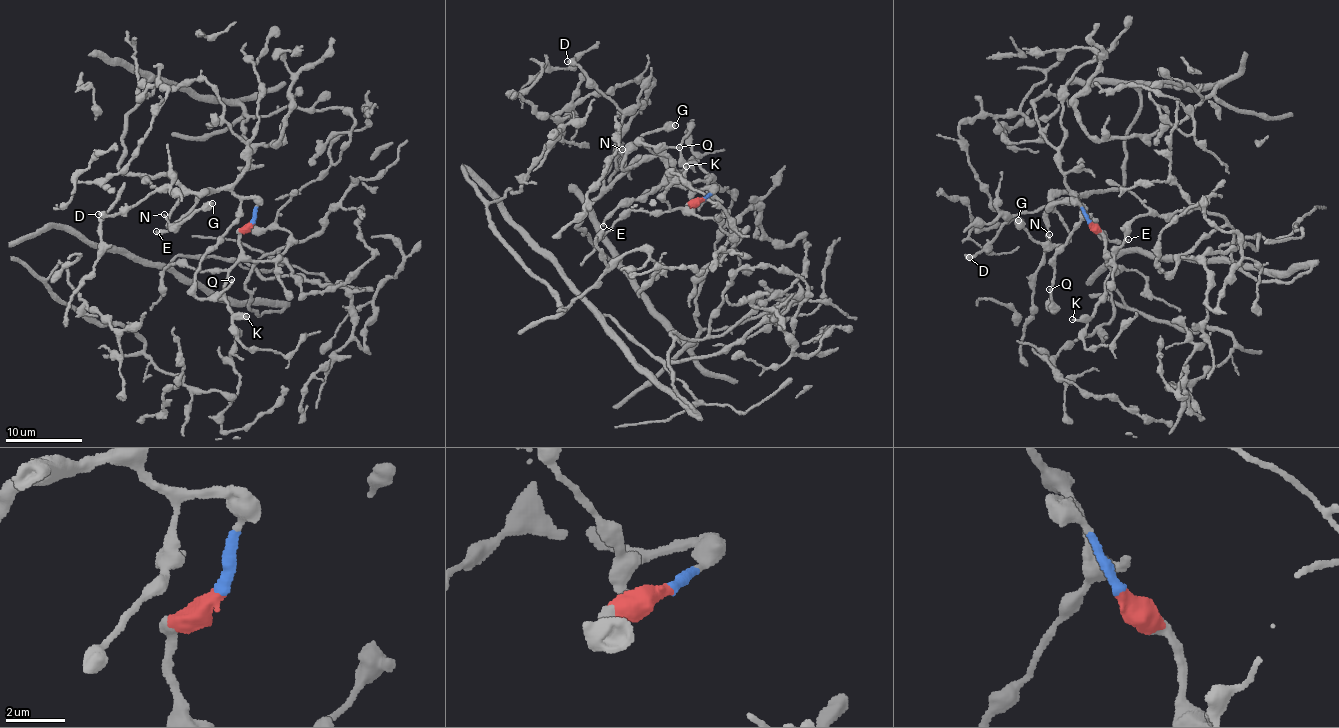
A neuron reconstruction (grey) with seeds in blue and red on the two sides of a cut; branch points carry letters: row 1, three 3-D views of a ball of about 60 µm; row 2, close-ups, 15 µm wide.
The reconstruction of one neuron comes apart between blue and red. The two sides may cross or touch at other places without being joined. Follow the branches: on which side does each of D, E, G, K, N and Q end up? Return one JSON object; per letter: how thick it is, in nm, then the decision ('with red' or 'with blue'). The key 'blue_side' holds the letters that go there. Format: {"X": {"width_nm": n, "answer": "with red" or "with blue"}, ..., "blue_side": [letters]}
{"D": {"width_nm": 500, "answer": "with blue"}, "E": {"width_nm": 160, "answer": "with blue"}, "G": {"width_nm": 600, "answer": "with blue"}, "K": {"width_nm": 190, "answer": "with red"}, "N": {"width_nm": 140, "answer": "with blue"}, "Q": {"width_nm": 180, "answer": "with blue"}, "blue_side": ["D", "E", "G", "N", "Q"]}

